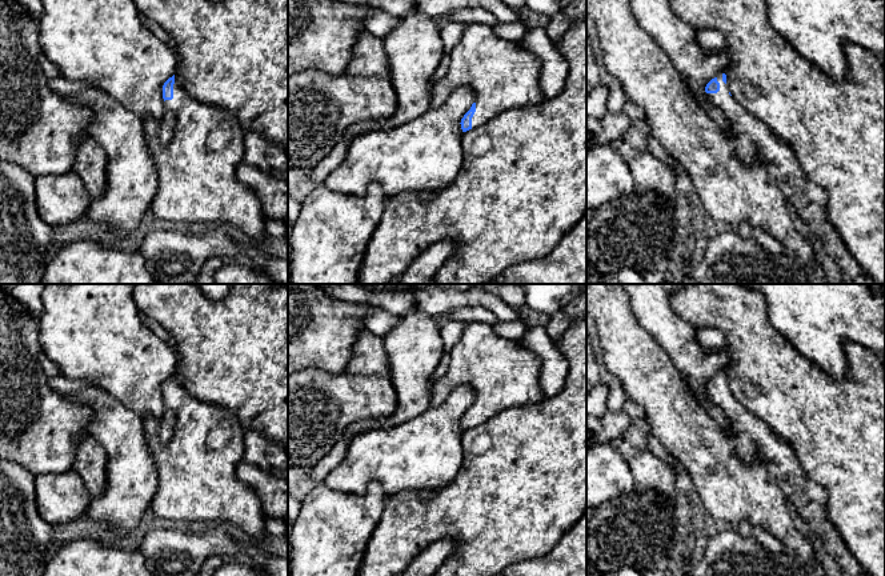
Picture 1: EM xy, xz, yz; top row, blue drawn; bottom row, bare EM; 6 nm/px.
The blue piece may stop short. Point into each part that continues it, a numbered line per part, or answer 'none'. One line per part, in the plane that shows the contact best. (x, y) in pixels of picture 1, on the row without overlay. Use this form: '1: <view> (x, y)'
1: yz (752, 475)

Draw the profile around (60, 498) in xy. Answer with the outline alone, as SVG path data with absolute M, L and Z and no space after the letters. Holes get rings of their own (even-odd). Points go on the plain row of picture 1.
M73 469L39 475L35 487L37 511L52 527L79 519L92 501L80 475Z

